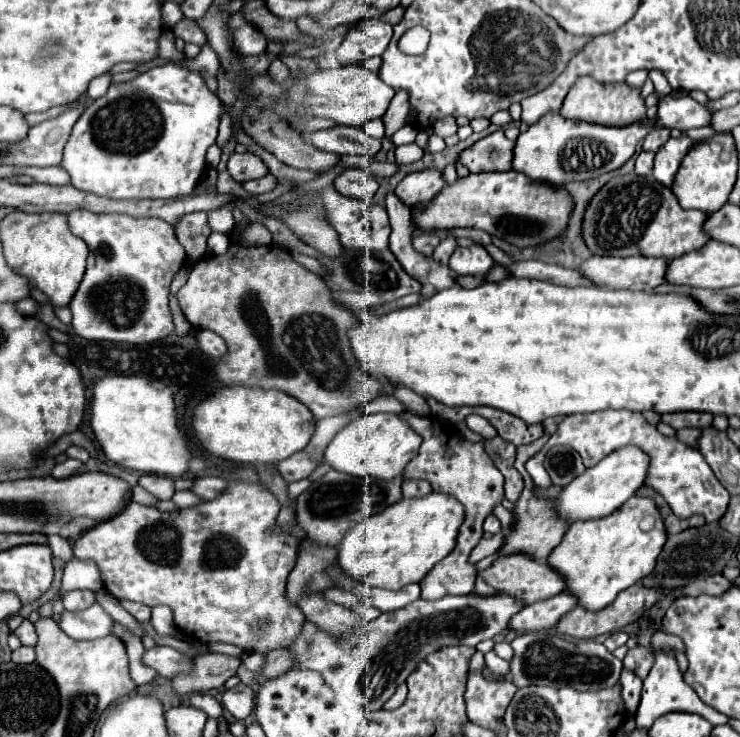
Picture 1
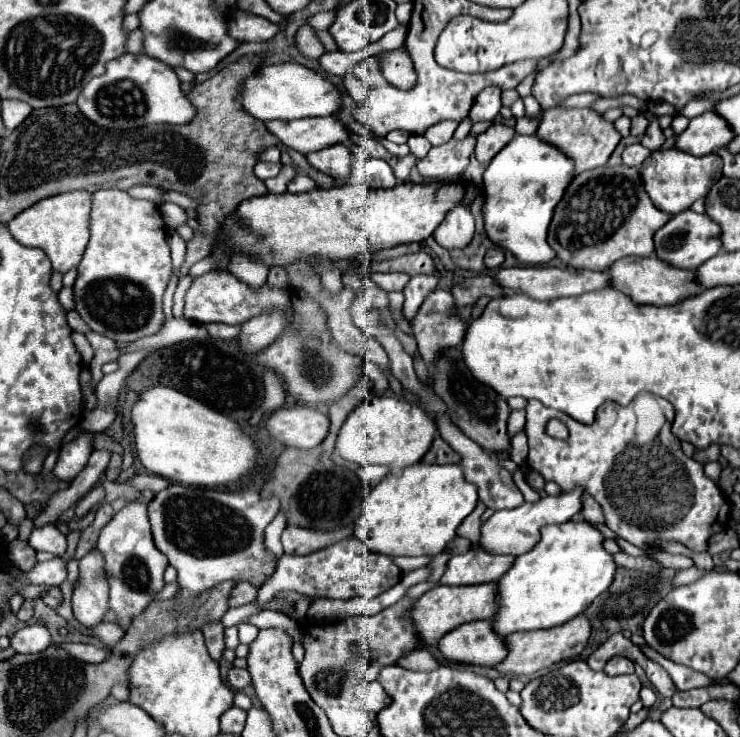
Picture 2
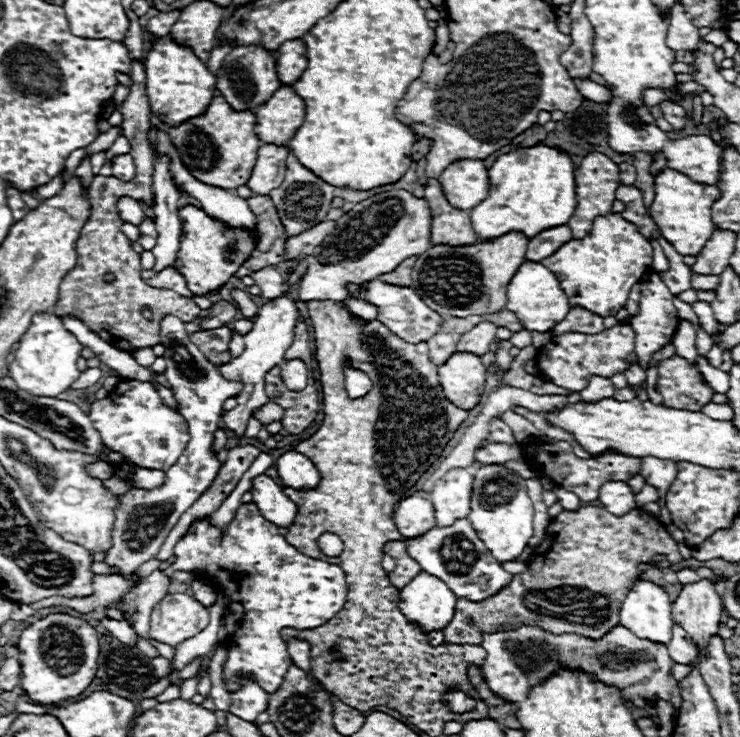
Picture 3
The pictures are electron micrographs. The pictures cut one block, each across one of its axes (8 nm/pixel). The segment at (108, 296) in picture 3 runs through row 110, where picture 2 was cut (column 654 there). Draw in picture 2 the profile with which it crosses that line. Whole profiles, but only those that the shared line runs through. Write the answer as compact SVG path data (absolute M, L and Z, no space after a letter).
M652 120L650 124L648 124L648 128L646 128L646 134L642 136L642 140L640 140L648 150L658 150L662 144L664 144L664 134L662 134L662 130L660 130L660 126L658 126L658 120Z

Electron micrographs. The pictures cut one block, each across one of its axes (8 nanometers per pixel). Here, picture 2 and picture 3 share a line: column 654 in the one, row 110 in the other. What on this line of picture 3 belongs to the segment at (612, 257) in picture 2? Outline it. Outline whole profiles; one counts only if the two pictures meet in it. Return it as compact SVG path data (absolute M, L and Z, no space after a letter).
M214 96L202 116L192 118L178 128L168 128L164 124L160 124L160 128L170 134L184 166L192 172L194 178L210 186L234 190L248 182L256 162L260 140L254 134L254 124L254 112L234 112L222 96Z

